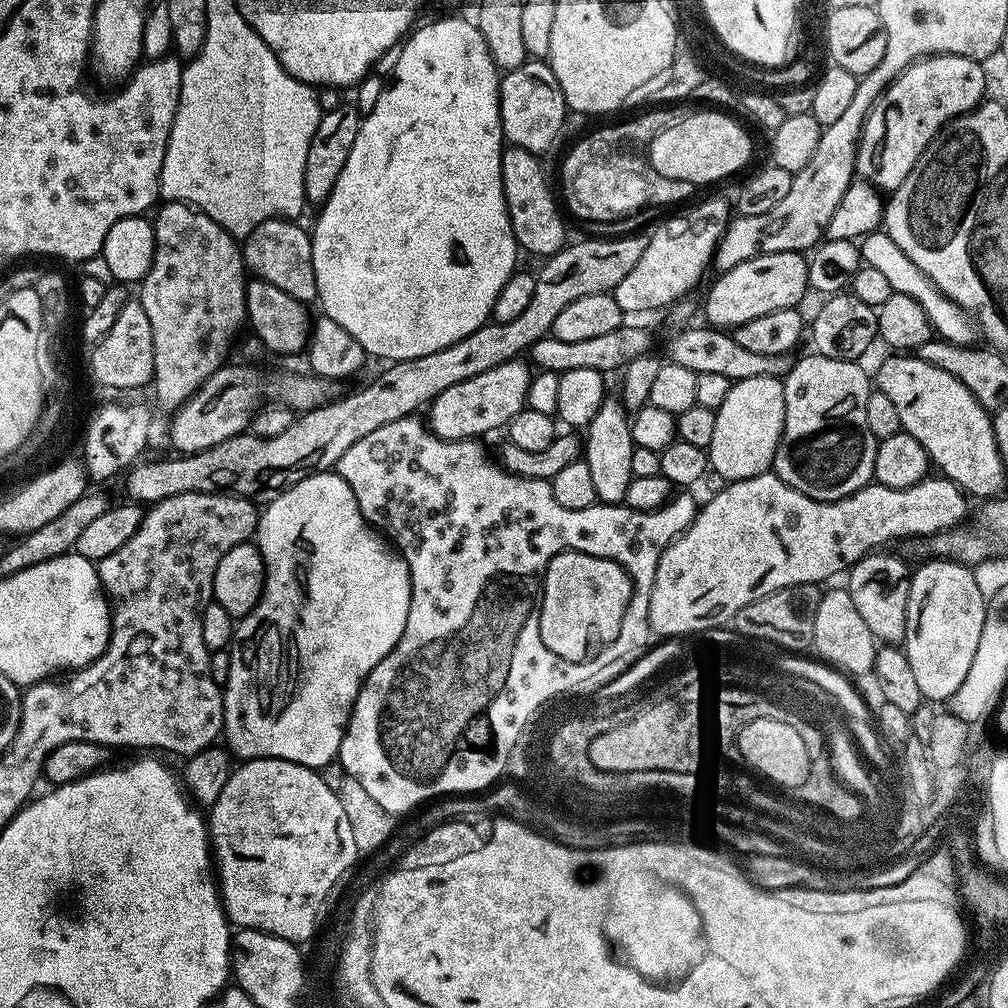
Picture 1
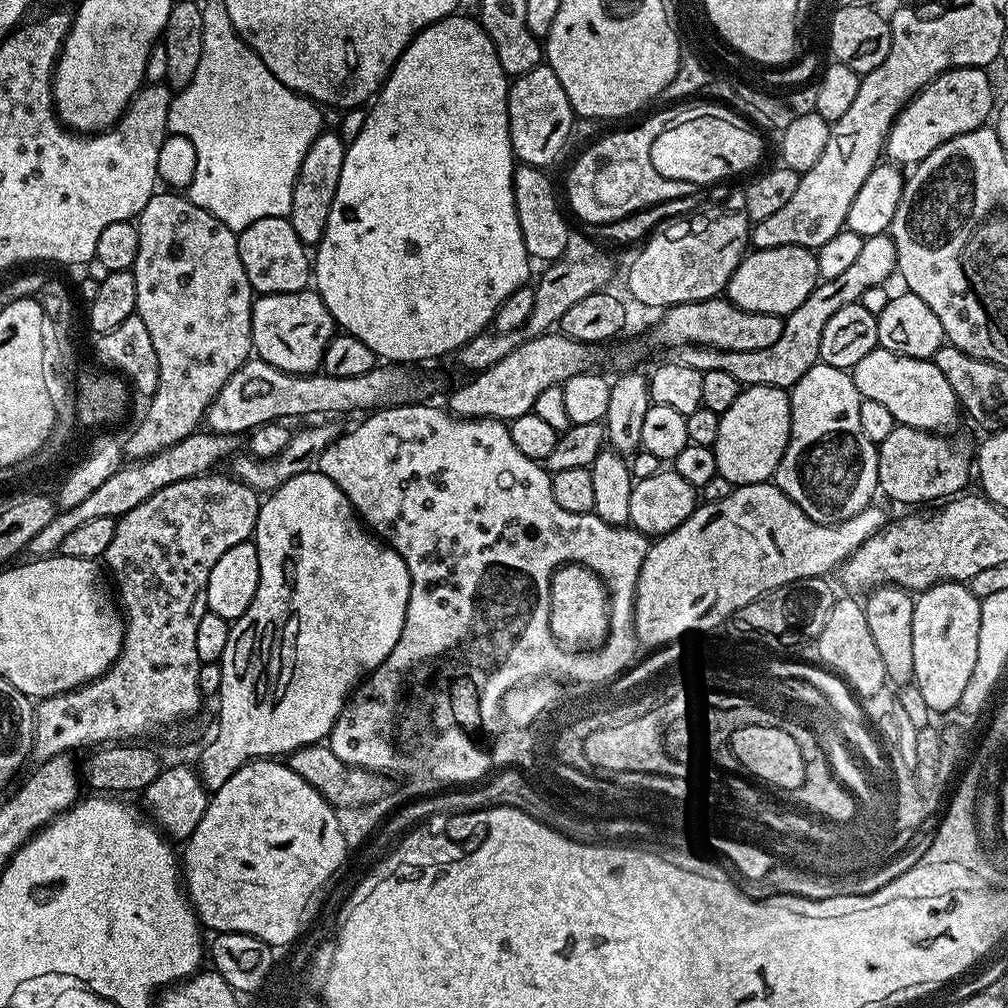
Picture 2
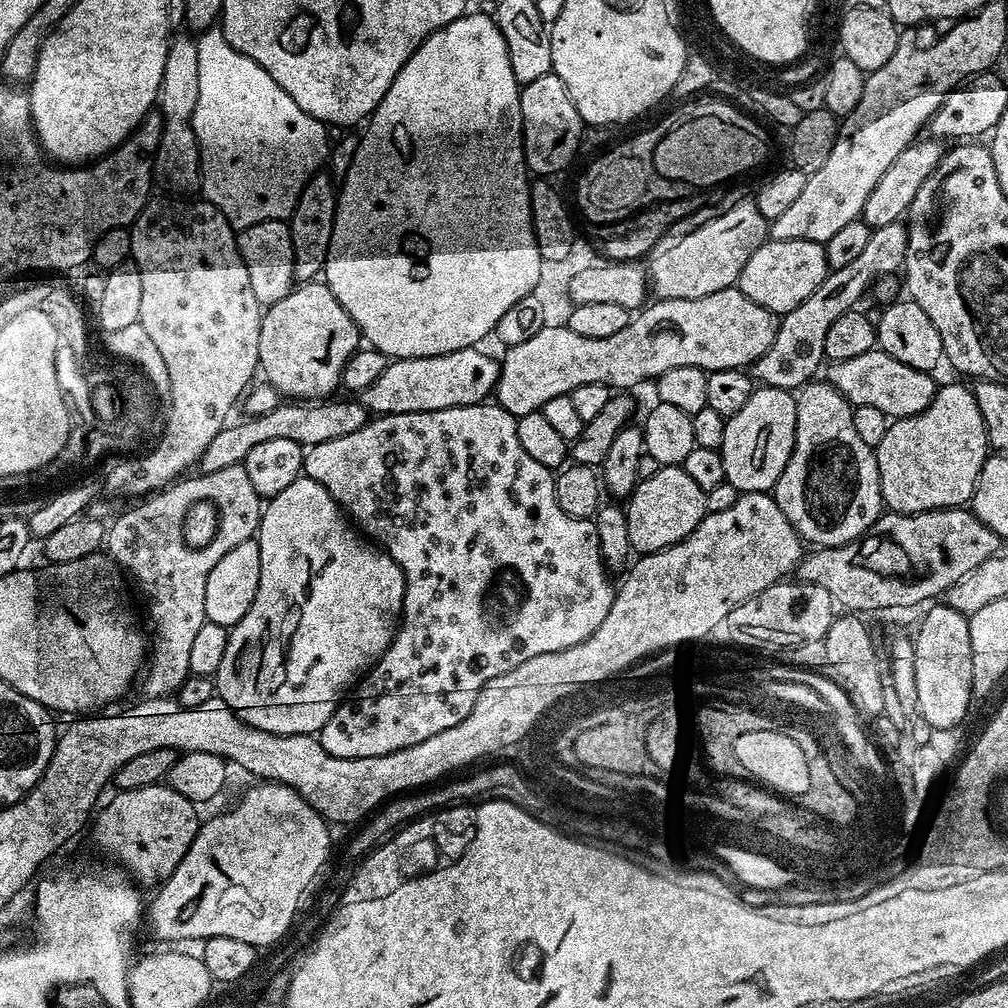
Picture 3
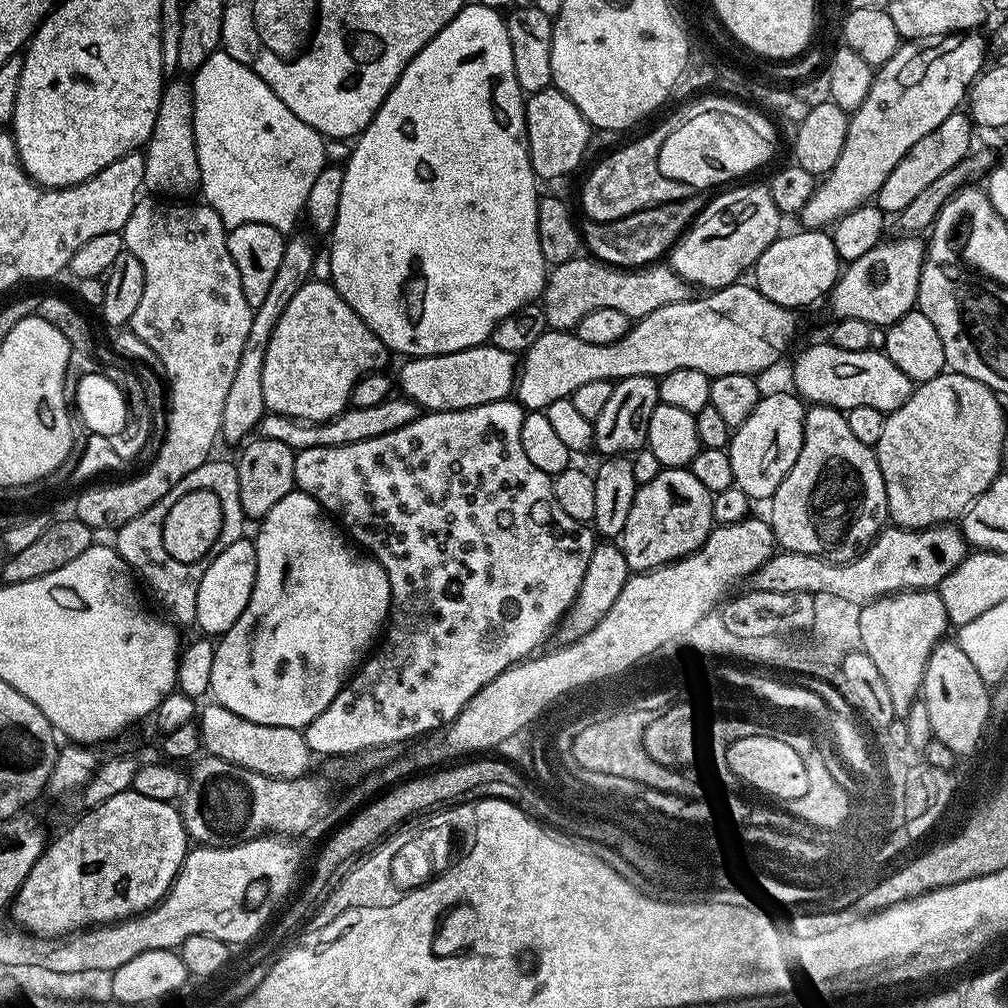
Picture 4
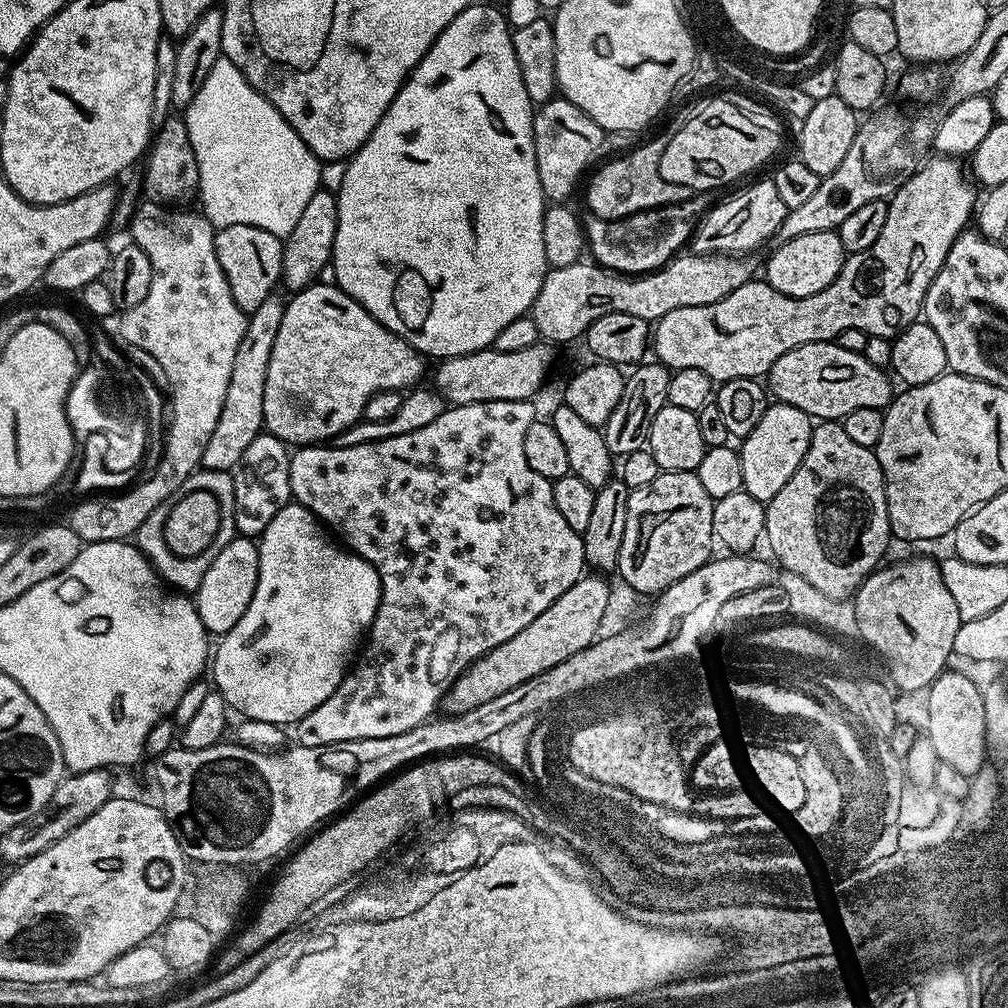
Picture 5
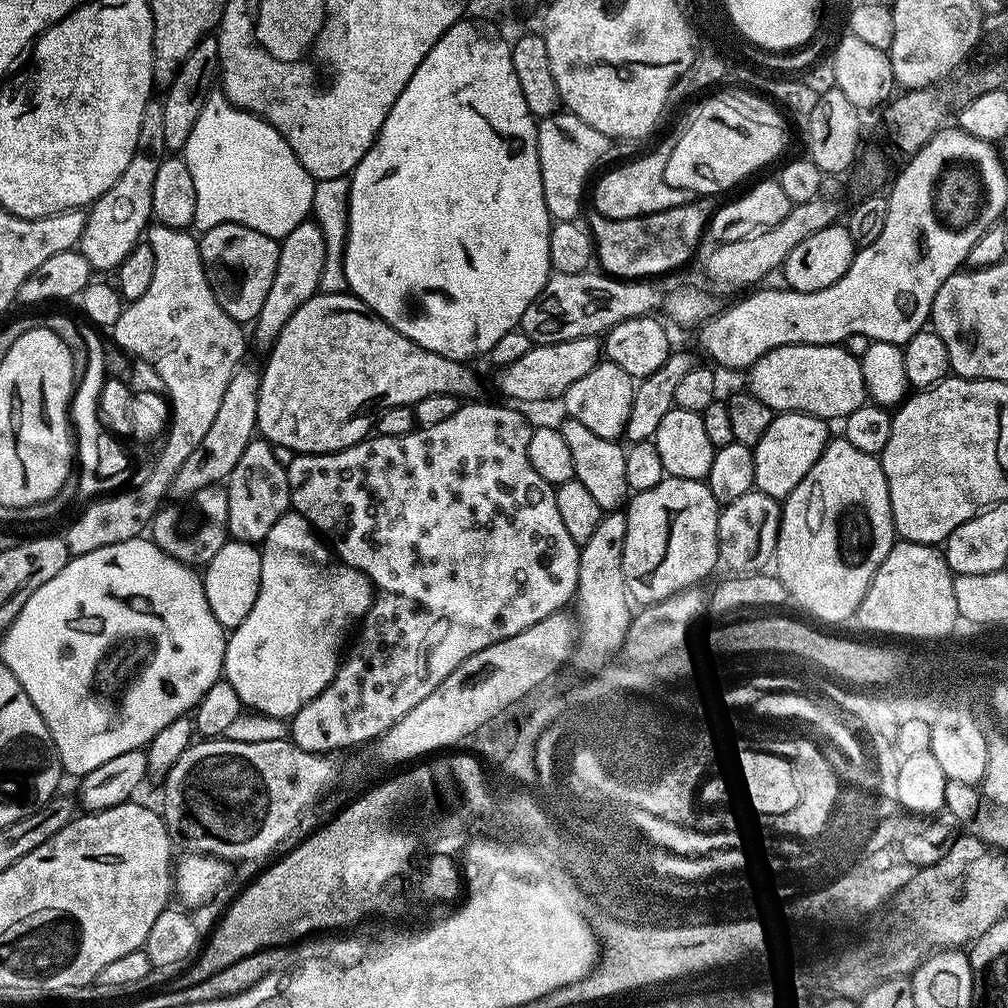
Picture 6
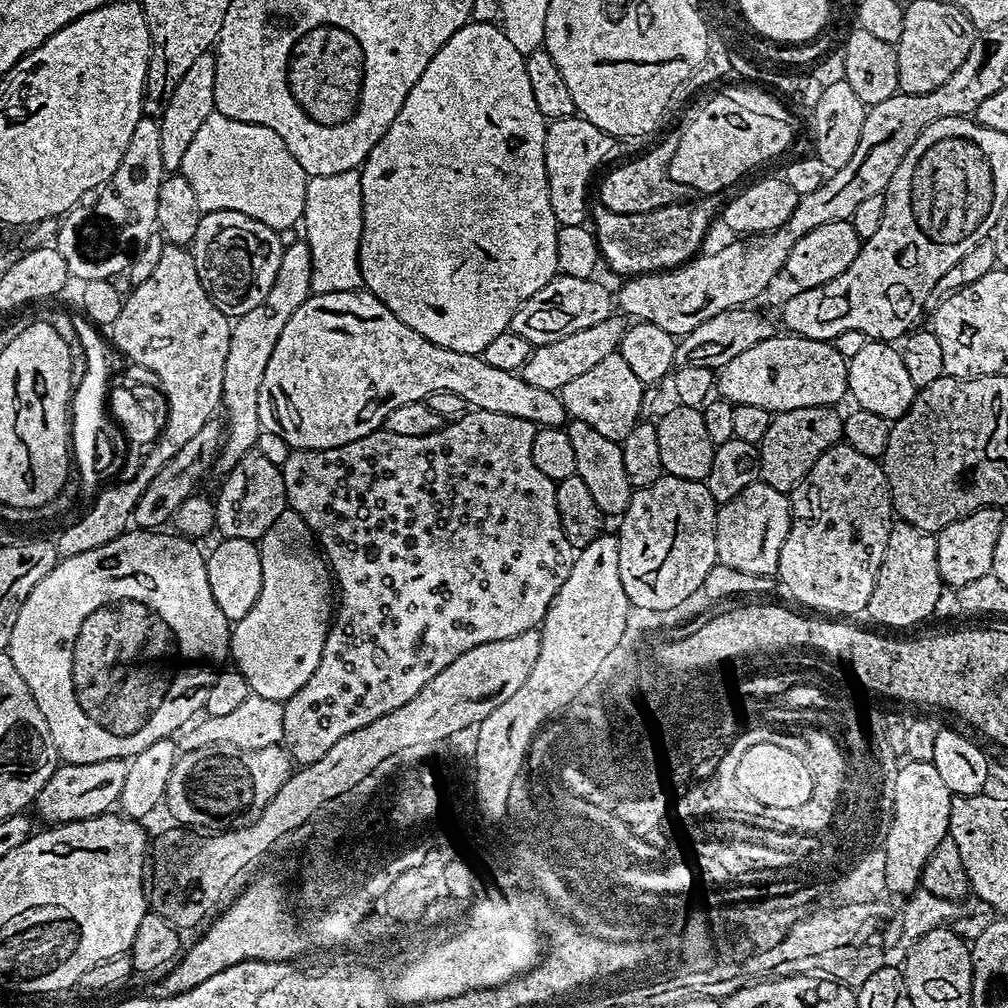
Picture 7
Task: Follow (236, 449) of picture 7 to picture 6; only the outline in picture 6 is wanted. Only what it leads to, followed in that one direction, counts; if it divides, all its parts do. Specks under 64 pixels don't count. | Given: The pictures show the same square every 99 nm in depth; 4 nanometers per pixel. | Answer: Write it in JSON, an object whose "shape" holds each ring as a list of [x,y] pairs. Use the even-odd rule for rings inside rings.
{"shape":[[[315,219],[303,220],[290,234],[286,234],[279,241],[280,253],[278,254],[278,266],[274,270],[274,282],[270,282],[270,294],[266,294],[266,302],[262,302],[262,310],[254,321],[256,327],[256,340],[264,347],[271,349],[276,343],[278,334],[286,322],[312,296],[321,291],[320,279],[322,270],[326,266],[326,242],[320,225]]]}

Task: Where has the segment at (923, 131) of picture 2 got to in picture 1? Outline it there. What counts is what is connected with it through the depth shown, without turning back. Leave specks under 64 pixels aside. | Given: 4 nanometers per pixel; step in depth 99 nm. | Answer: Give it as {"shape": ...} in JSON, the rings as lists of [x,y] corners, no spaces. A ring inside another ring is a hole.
{"shape":[[[947,52],[941,56],[925,56],[906,66],[906,70],[895,76],[885,92],[877,98],[864,120],[860,141],[856,144],[855,175],[875,186],[881,193],[892,193],[895,188],[902,186],[906,174],[914,170],[914,162],[918,162],[918,158],[940,129],[949,124],[955,116],[977,108],[985,99],[985,90],[986,81],[981,61],[965,56]]]}

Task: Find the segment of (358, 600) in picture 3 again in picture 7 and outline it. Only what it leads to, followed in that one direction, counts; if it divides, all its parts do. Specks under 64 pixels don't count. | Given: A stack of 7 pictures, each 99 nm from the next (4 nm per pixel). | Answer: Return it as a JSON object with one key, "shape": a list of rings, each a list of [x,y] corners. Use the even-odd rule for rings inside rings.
{"shape":[[[286,510],[282,514],[278,514],[278,522],[274,522],[274,526],[270,526],[270,530],[266,535],[260,537],[258,547],[260,549],[260,557],[262,558],[262,590],[258,594],[258,602],[254,602],[250,614],[246,614],[246,618],[235,621],[234,627],[231,629],[230,656],[233,661],[236,659],[235,667],[244,675],[249,689],[255,695],[283,702],[289,700],[294,694],[298,694],[310,682],[310,676],[318,670],[320,659],[322,658],[322,650],[326,646],[328,630],[334,615],[334,581],[328,562],[324,559],[317,545],[316,537],[312,535],[310,526],[306,526],[306,522],[297,512]]]}

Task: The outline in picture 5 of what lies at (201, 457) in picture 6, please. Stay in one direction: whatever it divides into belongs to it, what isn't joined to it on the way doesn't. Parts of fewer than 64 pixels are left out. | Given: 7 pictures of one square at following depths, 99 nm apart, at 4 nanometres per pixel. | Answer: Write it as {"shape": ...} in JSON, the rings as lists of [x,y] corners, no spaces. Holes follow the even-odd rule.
{"shape":[[[273,294],[247,317],[242,342],[238,342],[238,354],[234,354],[234,370],[230,370],[230,386],[226,386],[226,402],[222,402],[222,414],[218,414],[218,426],[206,442],[201,465],[210,472],[231,473],[236,463],[246,454],[246,446],[254,442],[264,428],[262,394],[266,394],[266,370],[270,366],[270,354],[274,350],[274,338],[282,326],[285,297]]]}

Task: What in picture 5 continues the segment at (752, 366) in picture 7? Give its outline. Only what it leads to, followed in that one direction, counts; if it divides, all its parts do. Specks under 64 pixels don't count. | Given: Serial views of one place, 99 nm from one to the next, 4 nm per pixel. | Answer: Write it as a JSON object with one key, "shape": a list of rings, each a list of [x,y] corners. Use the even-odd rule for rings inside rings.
{"shape":[[[823,340],[782,354],[768,371],[766,384],[779,403],[794,406],[820,422],[840,422],[853,410],[887,409],[894,399],[893,381],[890,376],[888,381],[887,375],[881,365],[871,364],[863,352],[842,350],[838,342]]]}

